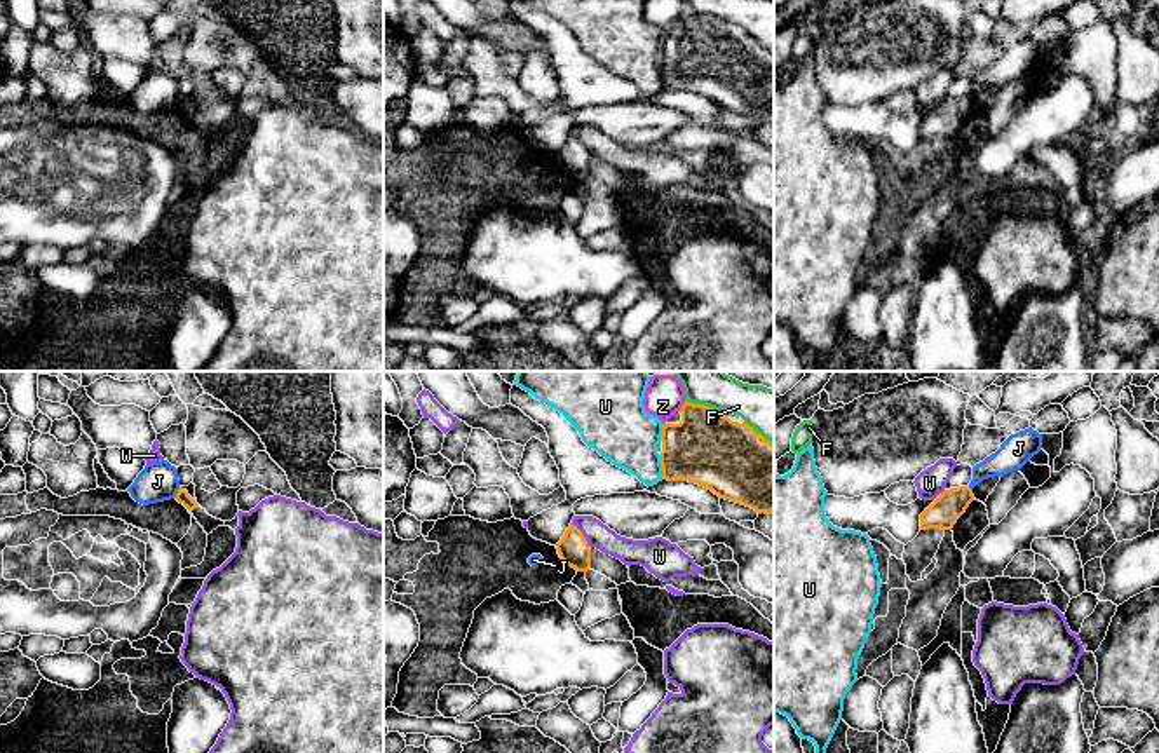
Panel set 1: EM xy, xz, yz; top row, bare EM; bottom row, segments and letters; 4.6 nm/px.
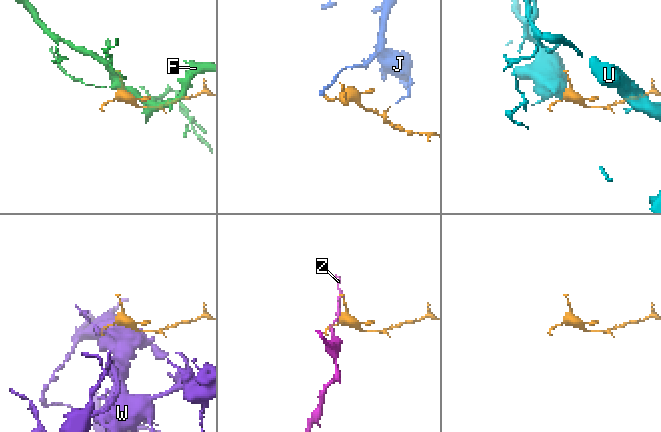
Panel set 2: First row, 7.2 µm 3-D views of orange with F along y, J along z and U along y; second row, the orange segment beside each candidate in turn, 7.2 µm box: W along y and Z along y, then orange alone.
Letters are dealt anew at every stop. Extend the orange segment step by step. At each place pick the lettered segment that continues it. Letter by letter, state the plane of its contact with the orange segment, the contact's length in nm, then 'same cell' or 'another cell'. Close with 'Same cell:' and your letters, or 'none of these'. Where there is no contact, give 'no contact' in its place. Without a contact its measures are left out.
F: contact in xz; length 150 nm; another cell
J: contact in xy; length 60 nm; another cell
U: contact in xz; length 110 nm; another cell
W: contact in xz; length 140 nm; another cell
Z: contact in xz; length 60 nm; another cell
Same cell: none of these

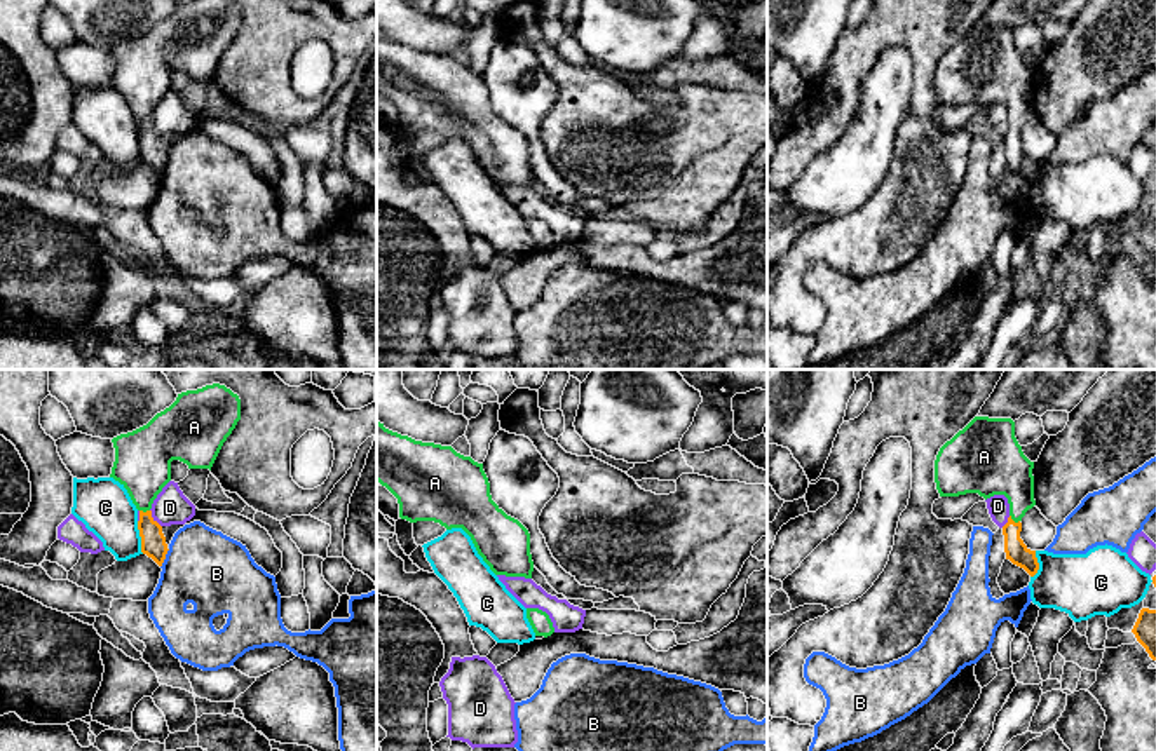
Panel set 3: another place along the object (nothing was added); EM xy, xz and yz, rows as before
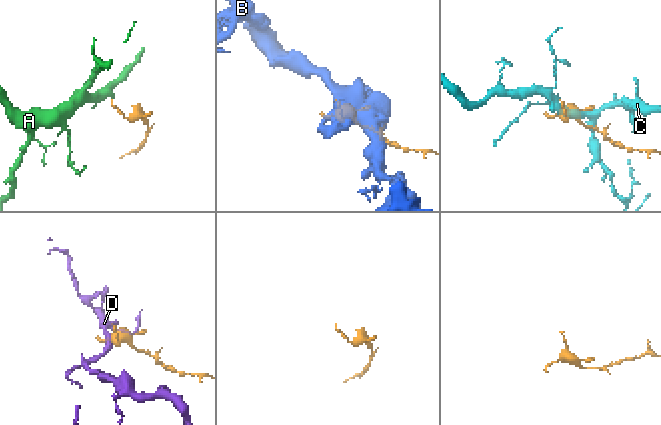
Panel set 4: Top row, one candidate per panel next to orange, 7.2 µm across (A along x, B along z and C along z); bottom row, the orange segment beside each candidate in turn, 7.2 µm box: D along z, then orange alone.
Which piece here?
A: contact in yz; length 60 nm; same cell
B: contact in xy; length 100 nm; another cell
C: contact in xy; length 160 nm; another cell
D: contact in xy; length 100 nm; another cell
Same cell: A

